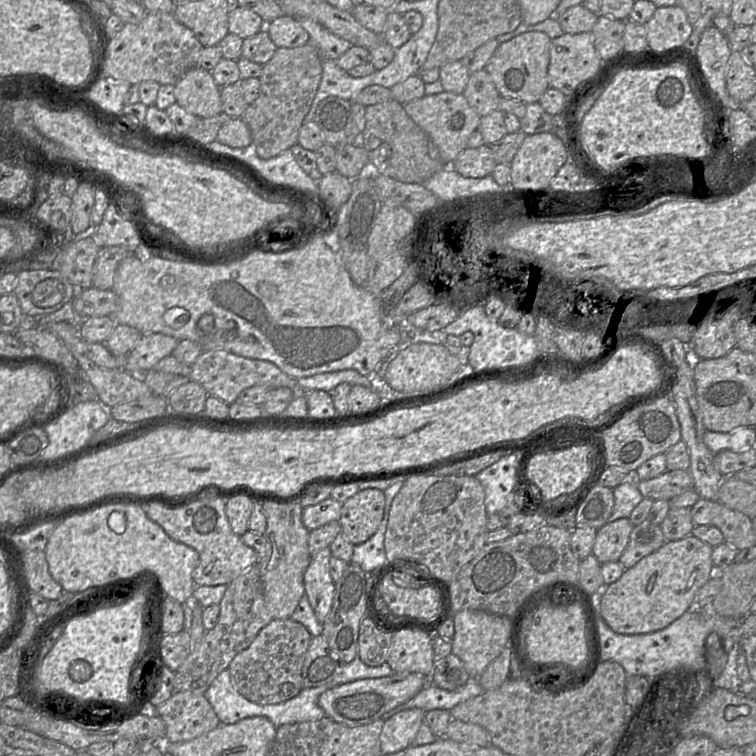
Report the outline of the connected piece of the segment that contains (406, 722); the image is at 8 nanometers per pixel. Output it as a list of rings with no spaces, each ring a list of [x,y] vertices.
[[[412,708],[386,720],[380,733],[381,753],[392,754],[413,745],[425,713],[422,709]]]

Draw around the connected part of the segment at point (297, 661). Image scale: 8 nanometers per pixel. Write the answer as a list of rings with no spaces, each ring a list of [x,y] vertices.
[[[290,618],[273,619],[228,667],[238,692],[260,705],[279,704],[298,695],[304,688],[302,668],[311,640],[311,634],[301,623]]]

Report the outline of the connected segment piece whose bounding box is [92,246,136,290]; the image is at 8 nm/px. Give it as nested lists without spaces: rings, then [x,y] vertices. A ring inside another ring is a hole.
[[[108,246],[100,249],[93,267],[92,287],[110,290],[119,263],[130,255],[136,255],[122,246]]]

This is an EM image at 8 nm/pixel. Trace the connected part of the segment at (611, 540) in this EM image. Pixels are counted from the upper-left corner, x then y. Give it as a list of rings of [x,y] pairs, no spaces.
[[[620,518],[613,522],[607,522],[597,529],[592,554],[601,564],[619,561],[629,543],[633,528],[634,525],[629,518]]]

